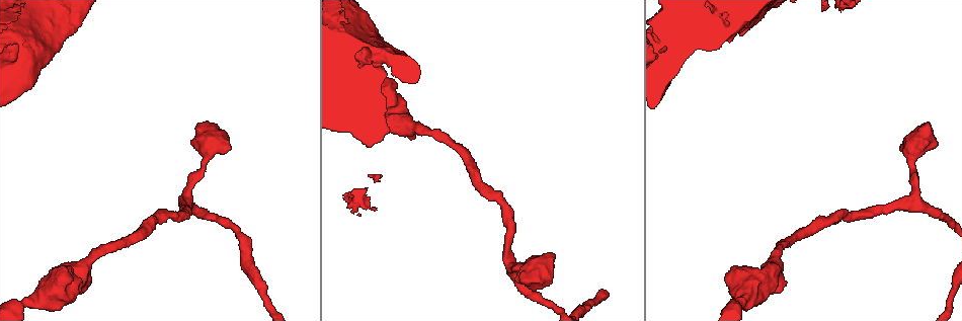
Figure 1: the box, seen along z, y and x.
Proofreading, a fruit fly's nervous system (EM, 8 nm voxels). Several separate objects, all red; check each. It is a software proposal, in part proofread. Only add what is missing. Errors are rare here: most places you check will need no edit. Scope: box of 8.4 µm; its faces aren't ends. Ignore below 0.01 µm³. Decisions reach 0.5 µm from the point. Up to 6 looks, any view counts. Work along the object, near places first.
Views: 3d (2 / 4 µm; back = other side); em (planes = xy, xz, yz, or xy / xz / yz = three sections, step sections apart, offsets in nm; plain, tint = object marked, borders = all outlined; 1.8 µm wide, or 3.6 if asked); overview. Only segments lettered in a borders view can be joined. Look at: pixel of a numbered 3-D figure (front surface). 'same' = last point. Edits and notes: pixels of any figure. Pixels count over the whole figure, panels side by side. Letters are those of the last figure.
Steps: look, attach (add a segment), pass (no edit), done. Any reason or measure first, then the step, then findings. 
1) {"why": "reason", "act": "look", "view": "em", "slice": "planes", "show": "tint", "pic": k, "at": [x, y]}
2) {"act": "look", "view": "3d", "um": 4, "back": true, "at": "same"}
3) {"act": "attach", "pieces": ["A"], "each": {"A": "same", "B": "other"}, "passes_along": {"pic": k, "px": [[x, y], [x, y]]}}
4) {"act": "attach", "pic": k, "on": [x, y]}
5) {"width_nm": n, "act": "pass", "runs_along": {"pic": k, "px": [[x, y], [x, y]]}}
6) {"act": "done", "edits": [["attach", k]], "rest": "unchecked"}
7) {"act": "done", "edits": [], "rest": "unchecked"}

{"why": "thick end", "act": "look", "view": "3d", "um": 4, "pic": 1, "at": [203, 122]}

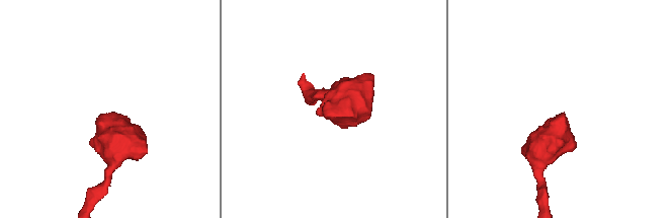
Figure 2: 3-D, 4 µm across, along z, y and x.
{"act": "look", "view": "em", "um": 3.6, "slice": "xz", "step": 8, "show": "borders", "pic": 2, "at": [331, 114]}

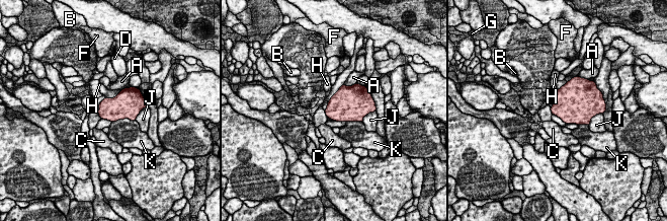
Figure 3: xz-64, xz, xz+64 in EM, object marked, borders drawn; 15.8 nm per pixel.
{"act": "look", "view": "em", "um": 3.6, "slice": "yz", "step": 4, "show": "borders", "at": "same"}

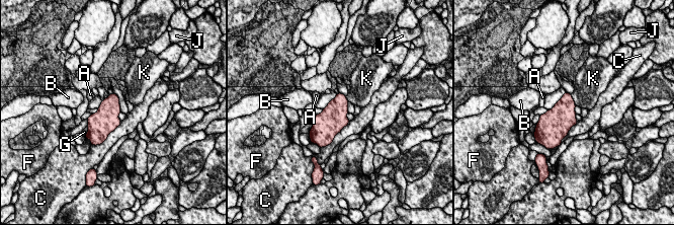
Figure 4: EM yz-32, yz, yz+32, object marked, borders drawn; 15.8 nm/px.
{"act": "pass", "each": {"A": "other", "B": "other", "C": "other", "F": "other", "G": "other", "J": "other", "K": "other"}, "border": {"pic": 4, "px": [[571, 94], [576, 104]]}, "found": "none of them fits"}

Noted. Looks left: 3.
{"why": "sudden change in width", "act": "look", "view": "em", "um": 3.6, "slice": "yz", "step": 16, "show": "borders", "pic": 1, "at": [80, 268]}

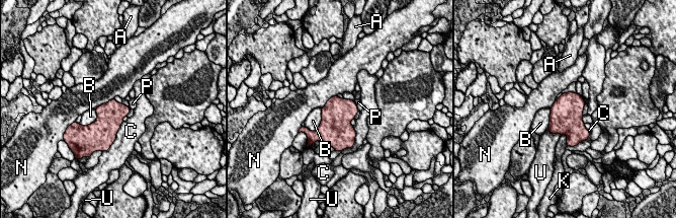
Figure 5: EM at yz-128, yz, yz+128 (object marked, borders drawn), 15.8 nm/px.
{"longest_contact_nm": ["C", 420], "act": "pass", "each": {"A": "other", "B": "other", "C": "other", "K": "other", "N": "other", "P": "other", "U": "other"}, "border": {"pic": 5, "px": [[113, 97], [94, 108]]}, "found": "no lettered segment goes on from it"}

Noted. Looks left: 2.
{"act": "done", "edits": [], "rest": "unchecked"}

